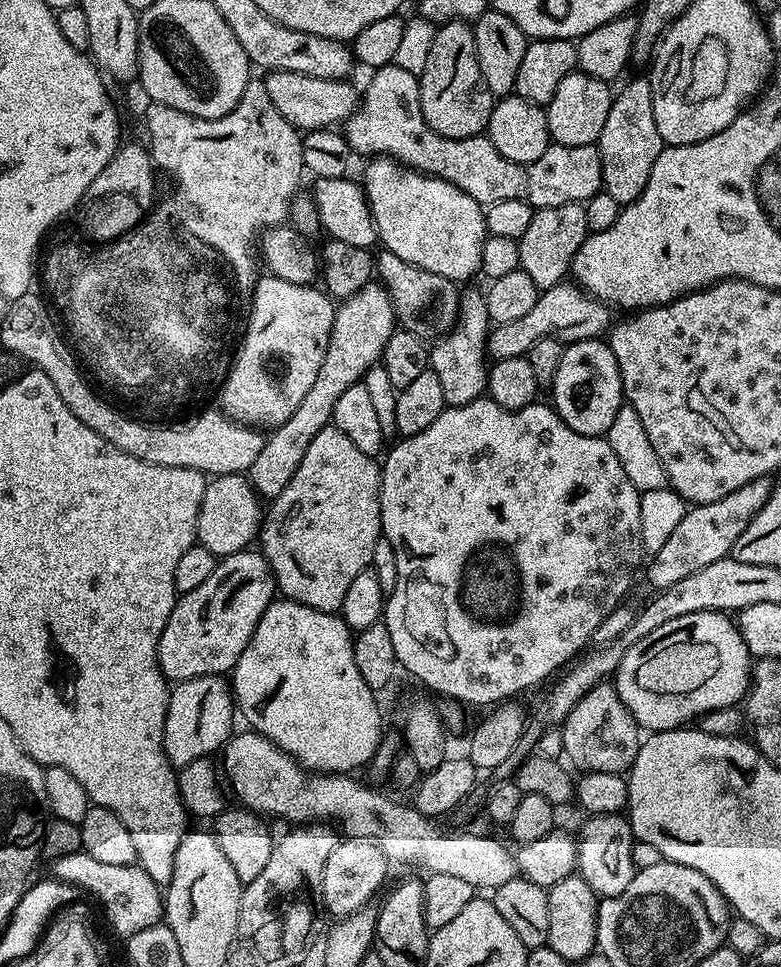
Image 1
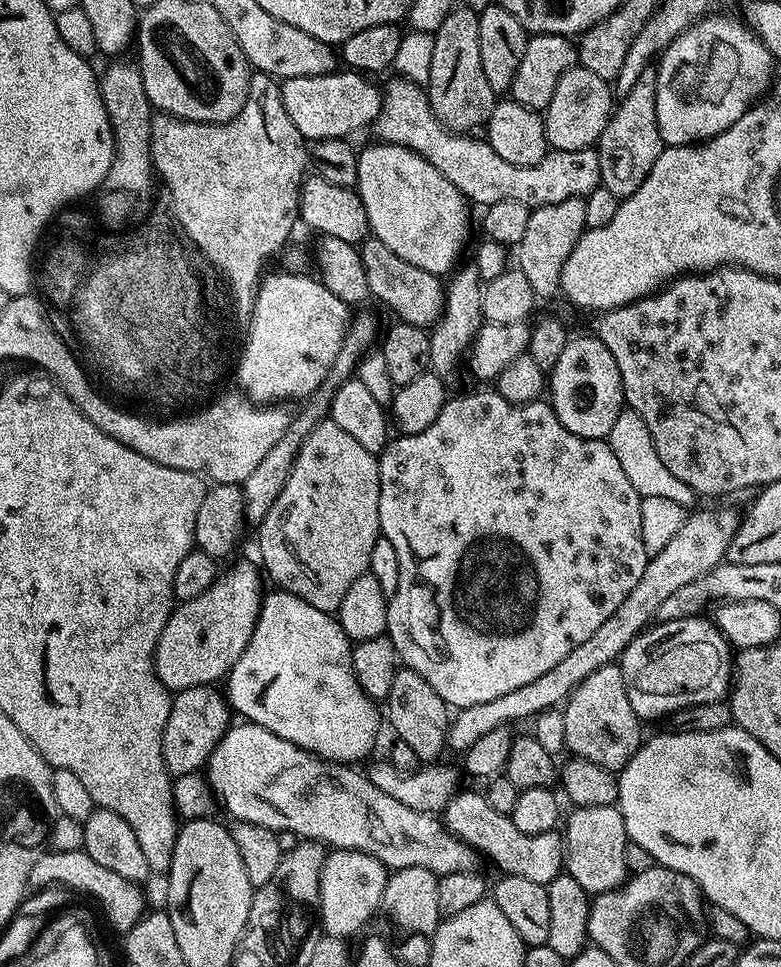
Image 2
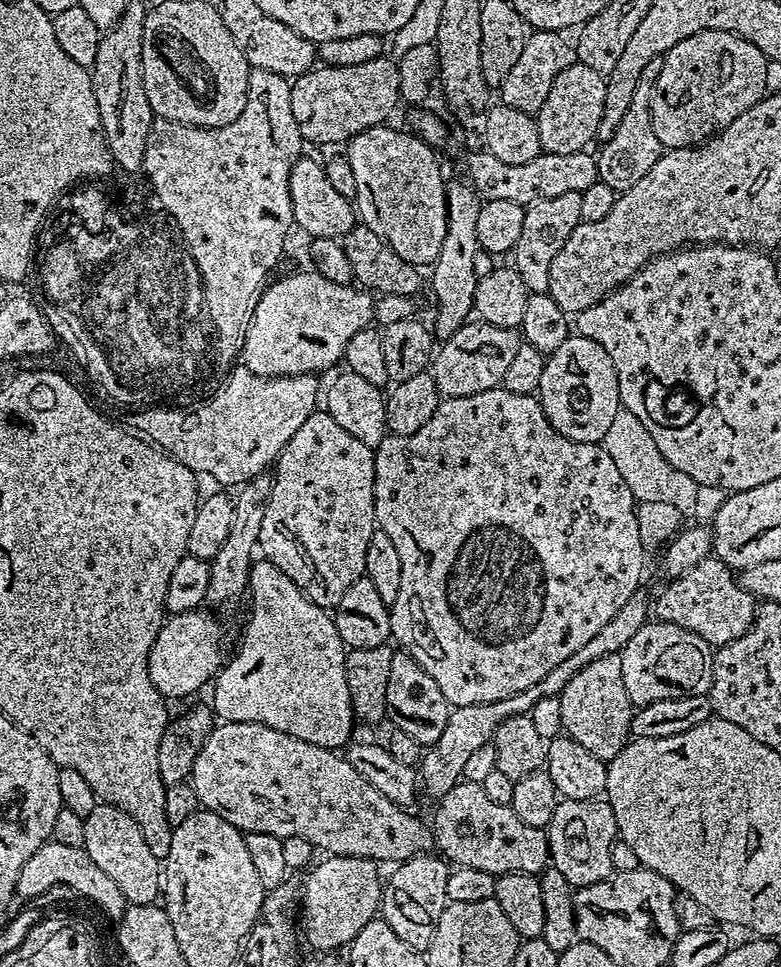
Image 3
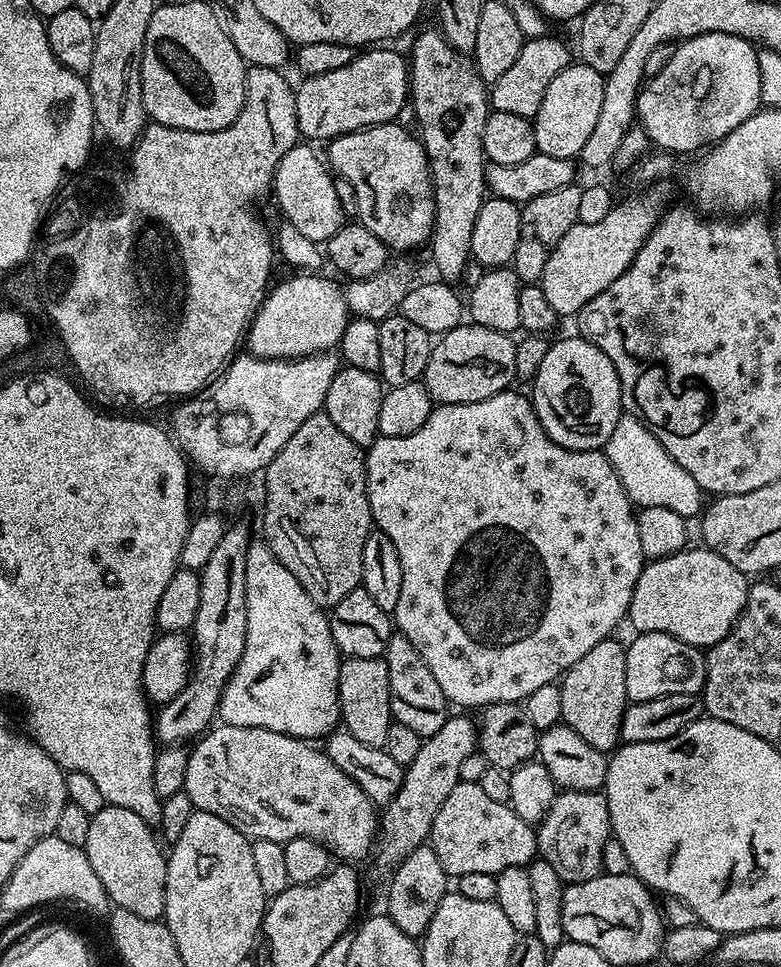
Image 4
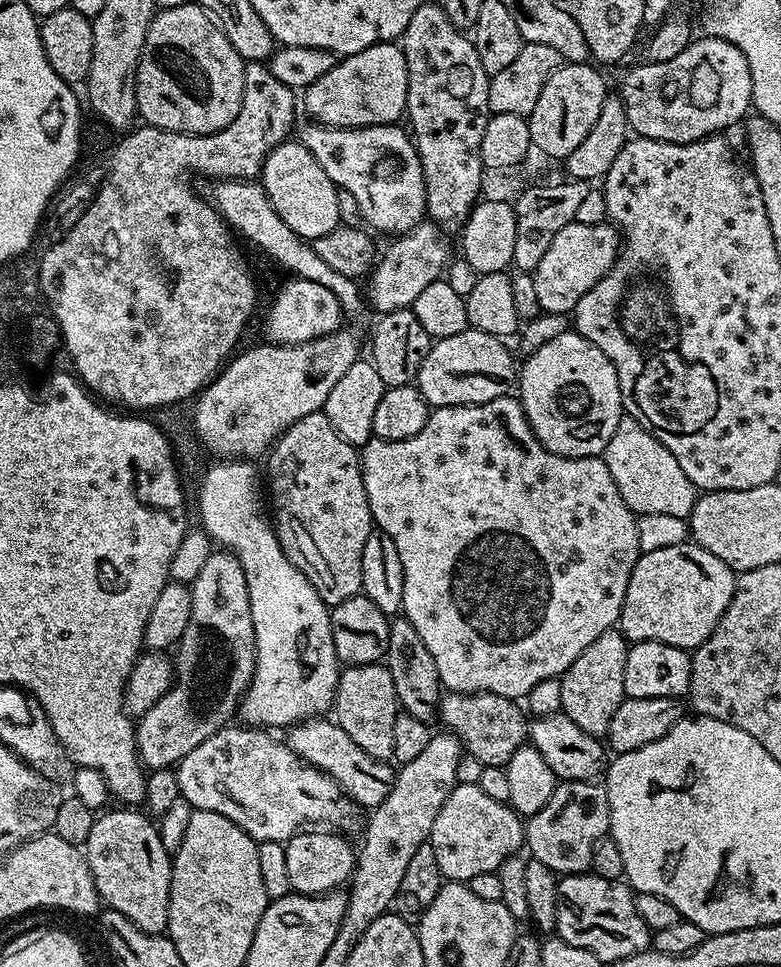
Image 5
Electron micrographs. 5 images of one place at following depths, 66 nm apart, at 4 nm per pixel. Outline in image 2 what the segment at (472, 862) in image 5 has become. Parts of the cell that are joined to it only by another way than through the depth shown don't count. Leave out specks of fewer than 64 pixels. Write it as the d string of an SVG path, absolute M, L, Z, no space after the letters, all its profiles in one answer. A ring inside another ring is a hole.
M457 791L456 796L444 808L442 823L451 836L455 836L479 855L482 853L490 858L505 875L527 878L529 882L538 882L546 886L555 876L561 875L564 868L564 841L559 831L546 834L522 834L522 830L518 830L518 826L515 826L507 813L494 810L490 806L483 793Z

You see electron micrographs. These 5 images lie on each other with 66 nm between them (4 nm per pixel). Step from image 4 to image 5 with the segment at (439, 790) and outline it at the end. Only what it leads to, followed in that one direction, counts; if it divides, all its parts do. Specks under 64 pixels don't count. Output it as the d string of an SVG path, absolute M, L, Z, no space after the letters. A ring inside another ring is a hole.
M440 730L432 735L430 742L426 742L418 758L399 765L390 794L386 794L380 805L367 813L364 845L356 852L356 863L346 888L346 908L383 910L385 913L395 905L410 858L420 846L429 843L434 818L457 786L456 774L461 755L460 739L447 730Z

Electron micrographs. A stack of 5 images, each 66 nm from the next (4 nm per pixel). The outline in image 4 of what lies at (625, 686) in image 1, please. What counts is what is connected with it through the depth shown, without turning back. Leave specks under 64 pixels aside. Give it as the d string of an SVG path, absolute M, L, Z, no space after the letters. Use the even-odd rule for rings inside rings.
M641 632L633 635L626 648L626 694L629 701L646 702L666 694L697 694L708 676L706 656L701 649L690 646L670 634Z

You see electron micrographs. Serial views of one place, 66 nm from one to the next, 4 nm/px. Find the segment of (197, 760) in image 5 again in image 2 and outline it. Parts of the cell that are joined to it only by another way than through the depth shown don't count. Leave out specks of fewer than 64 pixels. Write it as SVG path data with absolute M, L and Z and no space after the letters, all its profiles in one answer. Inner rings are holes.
M236 723L224 733L218 746L214 746L206 765L206 779L212 794L219 807L233 816L233 821L262 826L277 834L292 832L298 838L323 844L332 850L353 848L378 858L389 870L422 866L442 877L451 872L466 872L473 867L475 853L451 836L433 813L410 810L410 806L402 806L402 802L390 798L390 794L382 794L367 774L356 769L359 767L324 760L257 724Z

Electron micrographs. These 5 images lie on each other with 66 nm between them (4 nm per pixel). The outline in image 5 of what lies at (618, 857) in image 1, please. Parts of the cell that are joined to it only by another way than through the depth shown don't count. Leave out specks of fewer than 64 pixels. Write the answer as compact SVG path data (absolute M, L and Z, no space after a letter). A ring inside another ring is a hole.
M566 780L557 783L550 802L538 810L538 814L527 817L524 824L524 843L531 859L550 866L557 874L588 872L596 843L610 832L610 806L608 790L596 780Z

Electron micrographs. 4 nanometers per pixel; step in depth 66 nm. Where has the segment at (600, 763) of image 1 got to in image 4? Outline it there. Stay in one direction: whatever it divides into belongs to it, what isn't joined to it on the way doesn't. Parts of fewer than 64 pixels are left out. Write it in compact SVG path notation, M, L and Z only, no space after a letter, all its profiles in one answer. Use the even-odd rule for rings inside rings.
M616 638L598 642L591 650L586 650L574 666L570 666L559 681L562 694L561 721L575 730L594 750L611 753L621 743L620 727L622 716L628 709L626 694L626 648Z

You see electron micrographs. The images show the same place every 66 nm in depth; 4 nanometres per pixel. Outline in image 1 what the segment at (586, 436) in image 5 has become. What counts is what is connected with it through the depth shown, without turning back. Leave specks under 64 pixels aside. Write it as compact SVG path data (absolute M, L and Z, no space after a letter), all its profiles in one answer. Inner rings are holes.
M600 338L578 340L565 347L550 391L553 400L551 403L556 413L566 422L566 426L587 436L607 434L610 422L614 422L614 414L618 414L618 410L625 403L618 362L607 343Z

